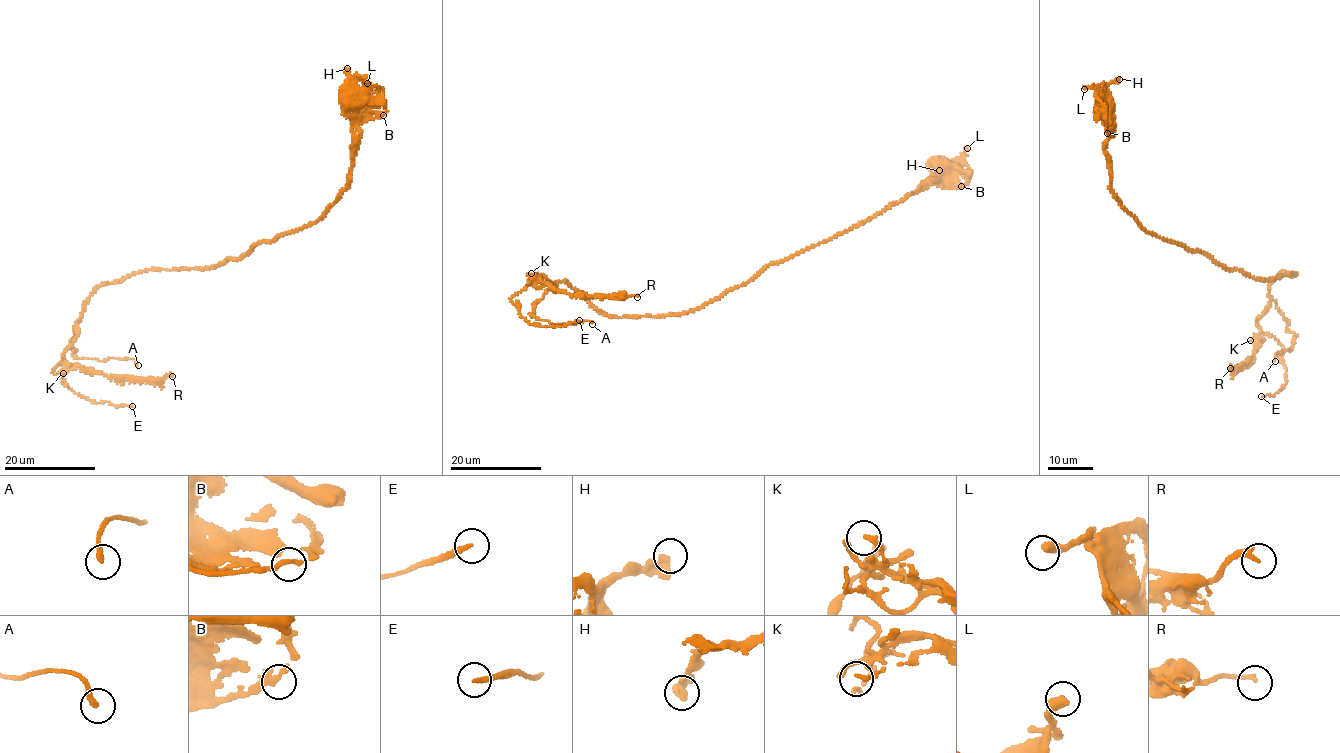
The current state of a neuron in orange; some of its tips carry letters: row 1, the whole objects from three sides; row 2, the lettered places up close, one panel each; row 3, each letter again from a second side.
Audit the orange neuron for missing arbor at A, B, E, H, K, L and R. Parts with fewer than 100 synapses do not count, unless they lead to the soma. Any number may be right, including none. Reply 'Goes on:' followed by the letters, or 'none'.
Goes on: R

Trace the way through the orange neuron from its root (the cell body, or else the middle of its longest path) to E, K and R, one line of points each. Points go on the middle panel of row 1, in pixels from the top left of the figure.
E: (942, 166), (872, 218), (768, 264), (700, 308), (612, 317), (539, 274), (510, 299), (529, 323), (579, 320)
K: (942, 166), (872, 218), (768, 264), (745, 283), (682, 313), (612, 317), (565, 281), (551, 285), (531, 273)
R: (942, 166), (872, 218), (682, 313), (612, 317), (565, 281), (532, 279), (569, 294), (637, 297)

